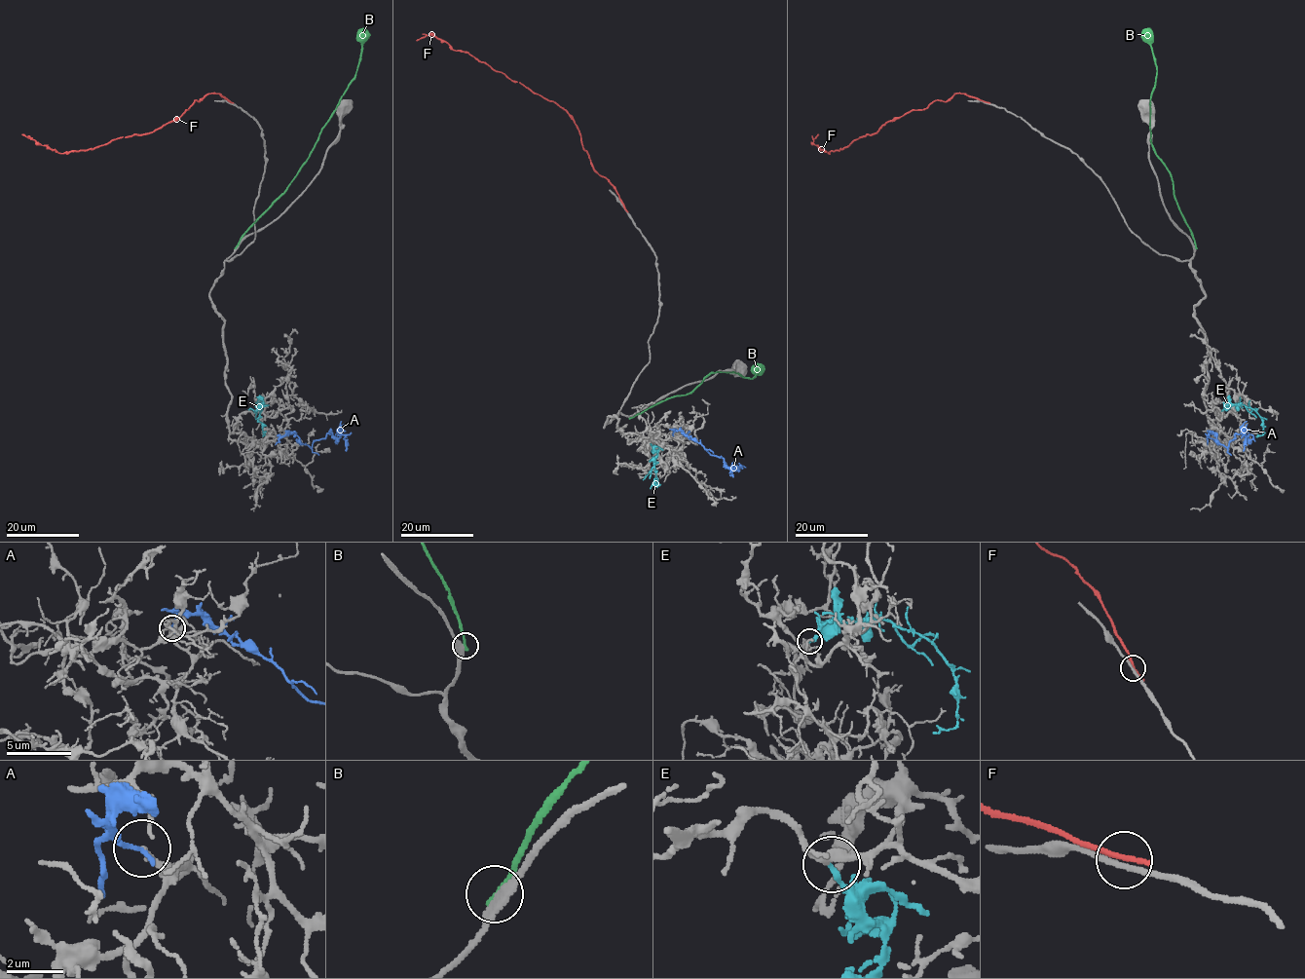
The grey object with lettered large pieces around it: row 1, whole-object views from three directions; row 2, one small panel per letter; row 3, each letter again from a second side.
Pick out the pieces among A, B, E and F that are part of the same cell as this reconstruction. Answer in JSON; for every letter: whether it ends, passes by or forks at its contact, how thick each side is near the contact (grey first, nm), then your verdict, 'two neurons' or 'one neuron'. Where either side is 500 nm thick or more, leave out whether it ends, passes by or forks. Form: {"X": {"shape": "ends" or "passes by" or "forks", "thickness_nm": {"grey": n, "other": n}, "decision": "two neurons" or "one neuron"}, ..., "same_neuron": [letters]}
{"A": {"shape": "ends", "thickness_nm": {"grey": 180, "other": 180}, "decision": "two neurons"}, "B": {"shape": "ends", "thickness_nm": {"grey": 240, "other": 200}, "decision": "two neurons"}, "E": {"shape": "ends", "thickness_nm": {"grey": 360, "other": 220}, "decision": "one neuron"}, "F": {"shape": "ends", "thickness_nm": {"grey": 190, "other": 240}, "decision": "two neurons"}, "same_neuron": ["E"]}

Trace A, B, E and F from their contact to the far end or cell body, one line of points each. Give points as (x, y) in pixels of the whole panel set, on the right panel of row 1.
A: (1211, 438), (1211, 433), (1226, 447), (1236, 433), (1246, 437), (1245, 433), (1243, 450)
B: (1196, 246), (1174, 194), (1172, 176), (1151, 142), (1150, 98), (1156, 67), (1151, 35), (1144, 28)
E: (1221, 410), (1230, 404), (1253, 408), (1263, 423), (1263, 433), (1255, 436)
F: (987, 102), (954, 94), (829, 153), (813, 142), (818, 134)

